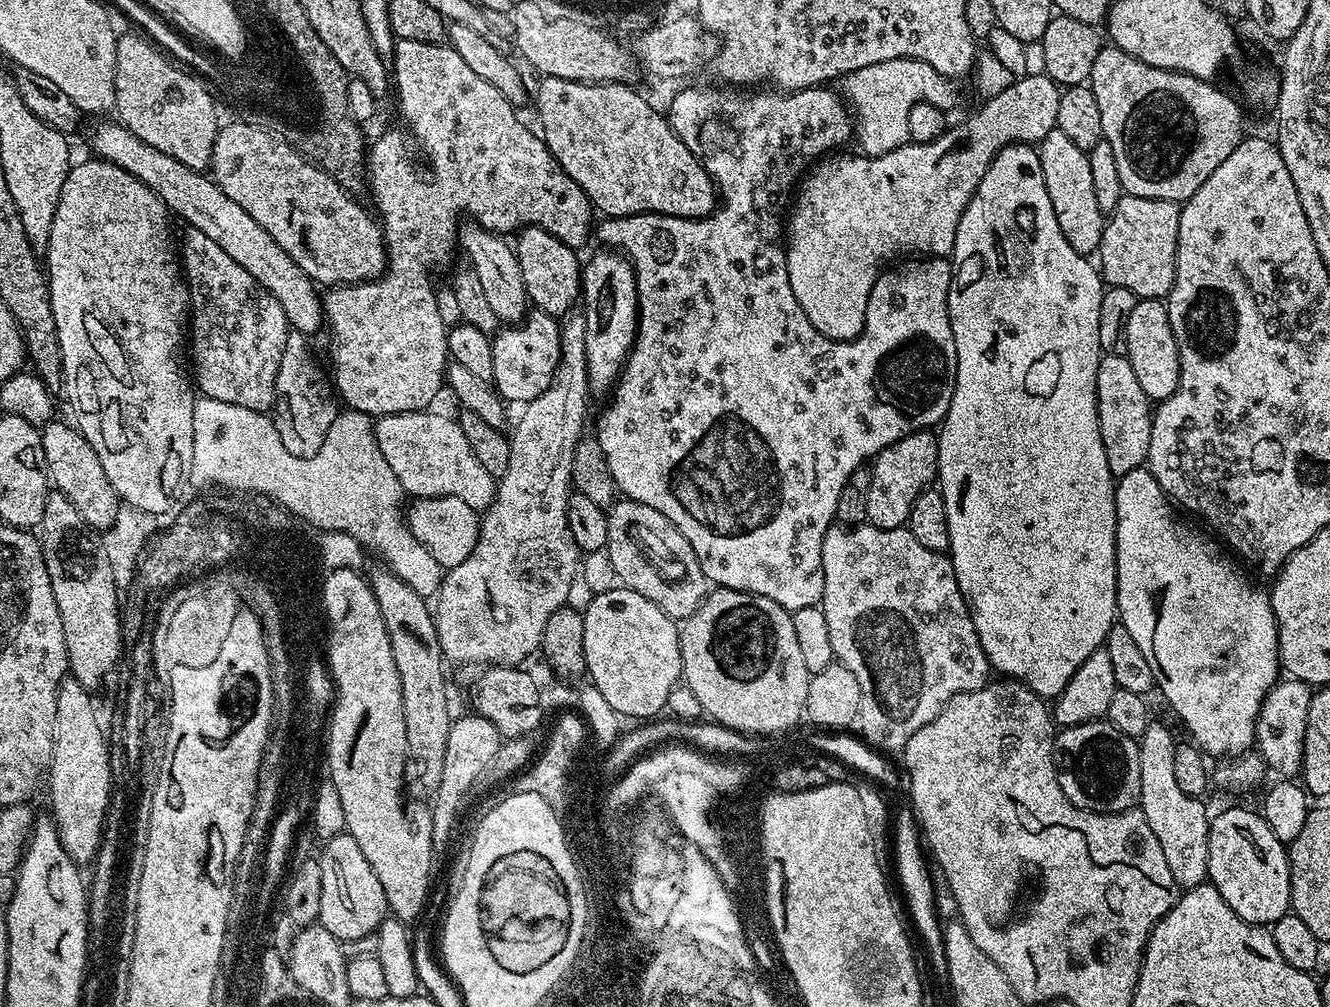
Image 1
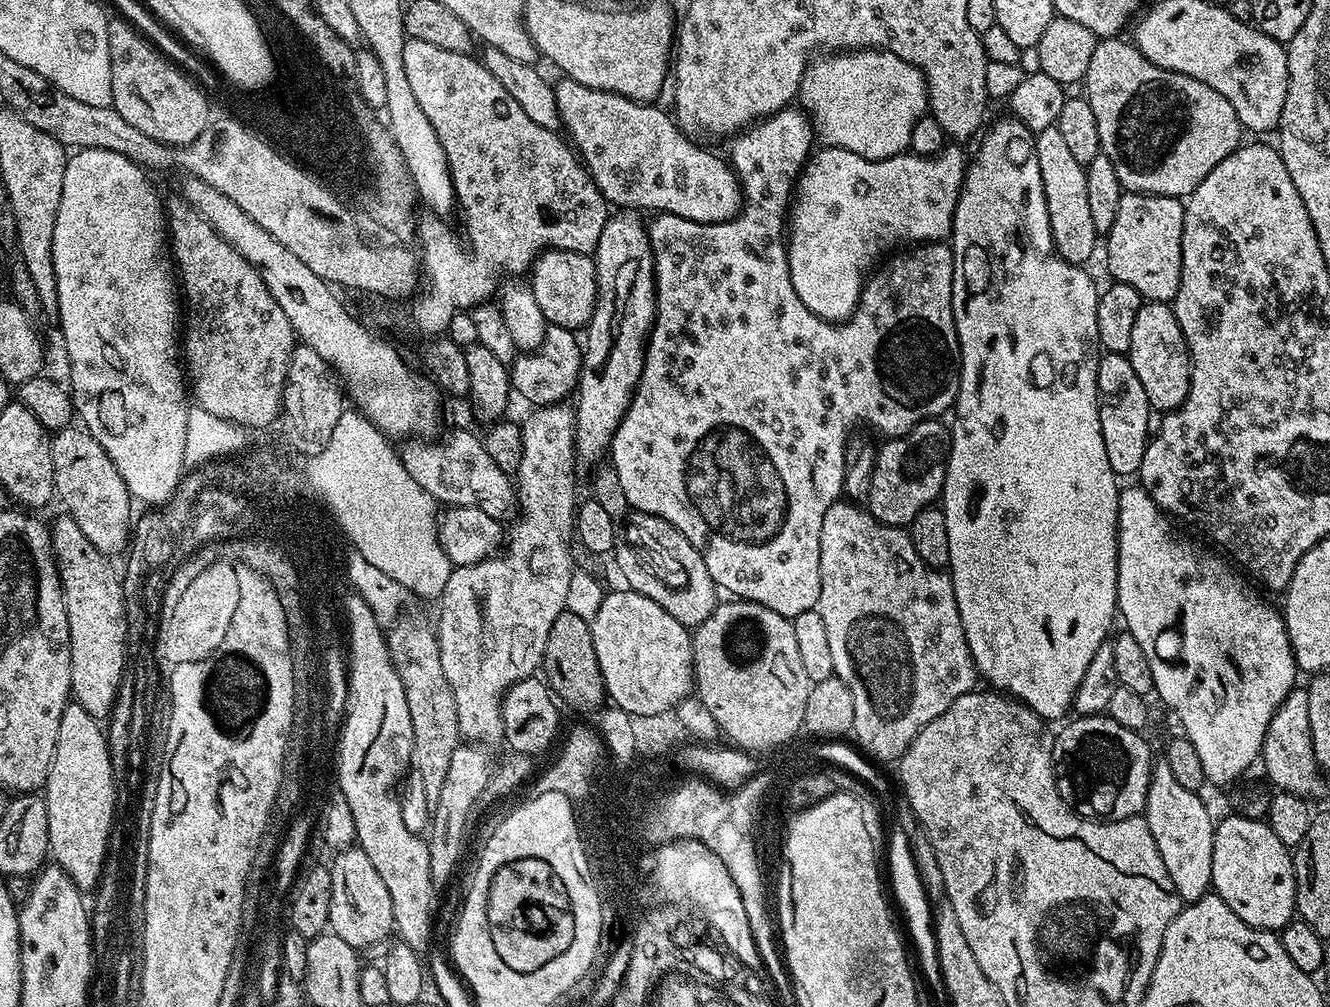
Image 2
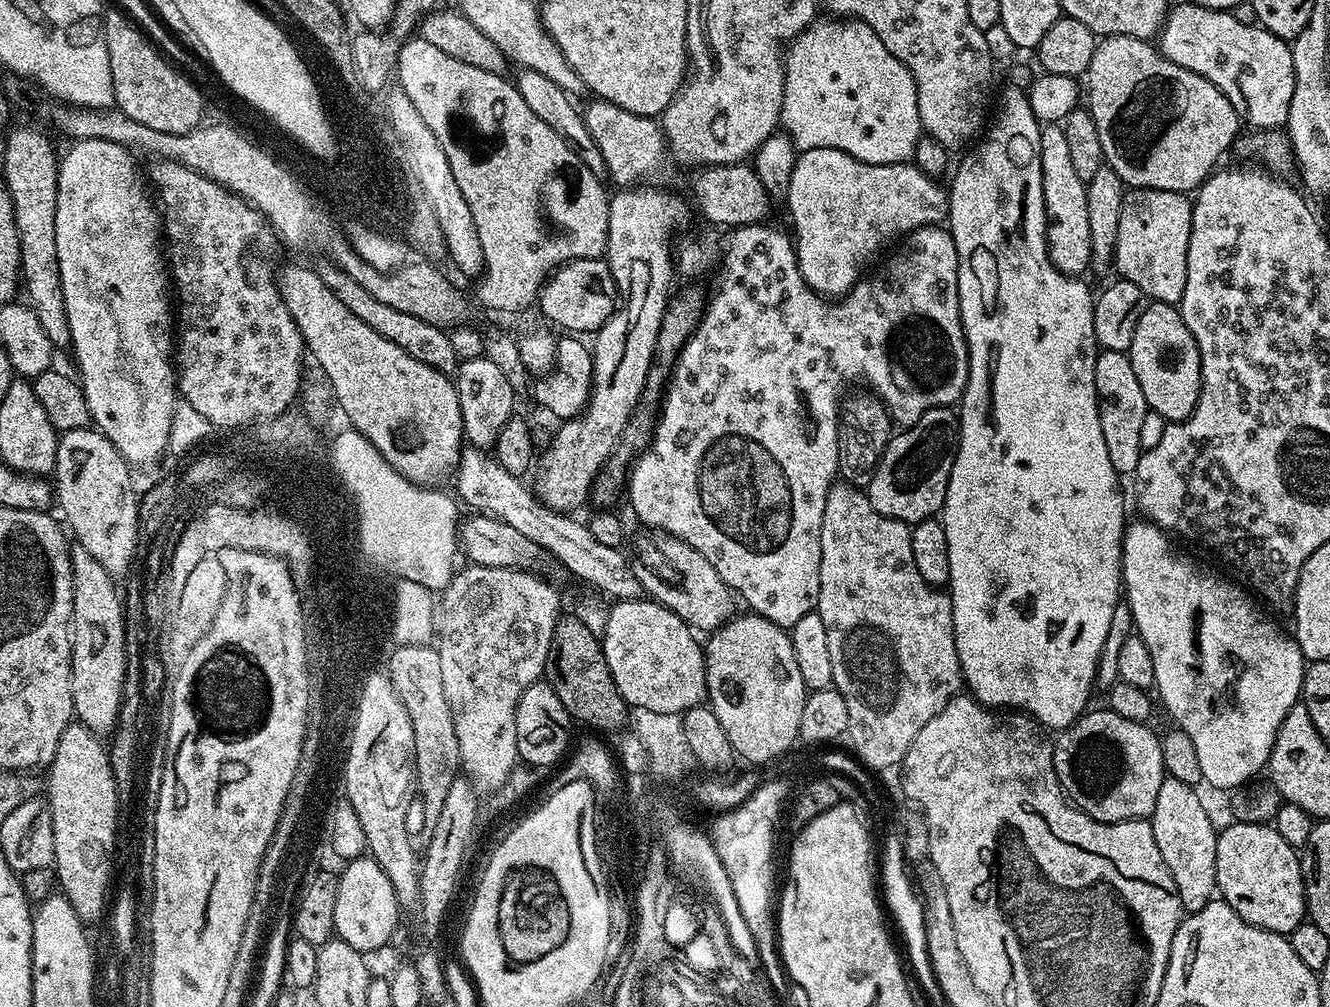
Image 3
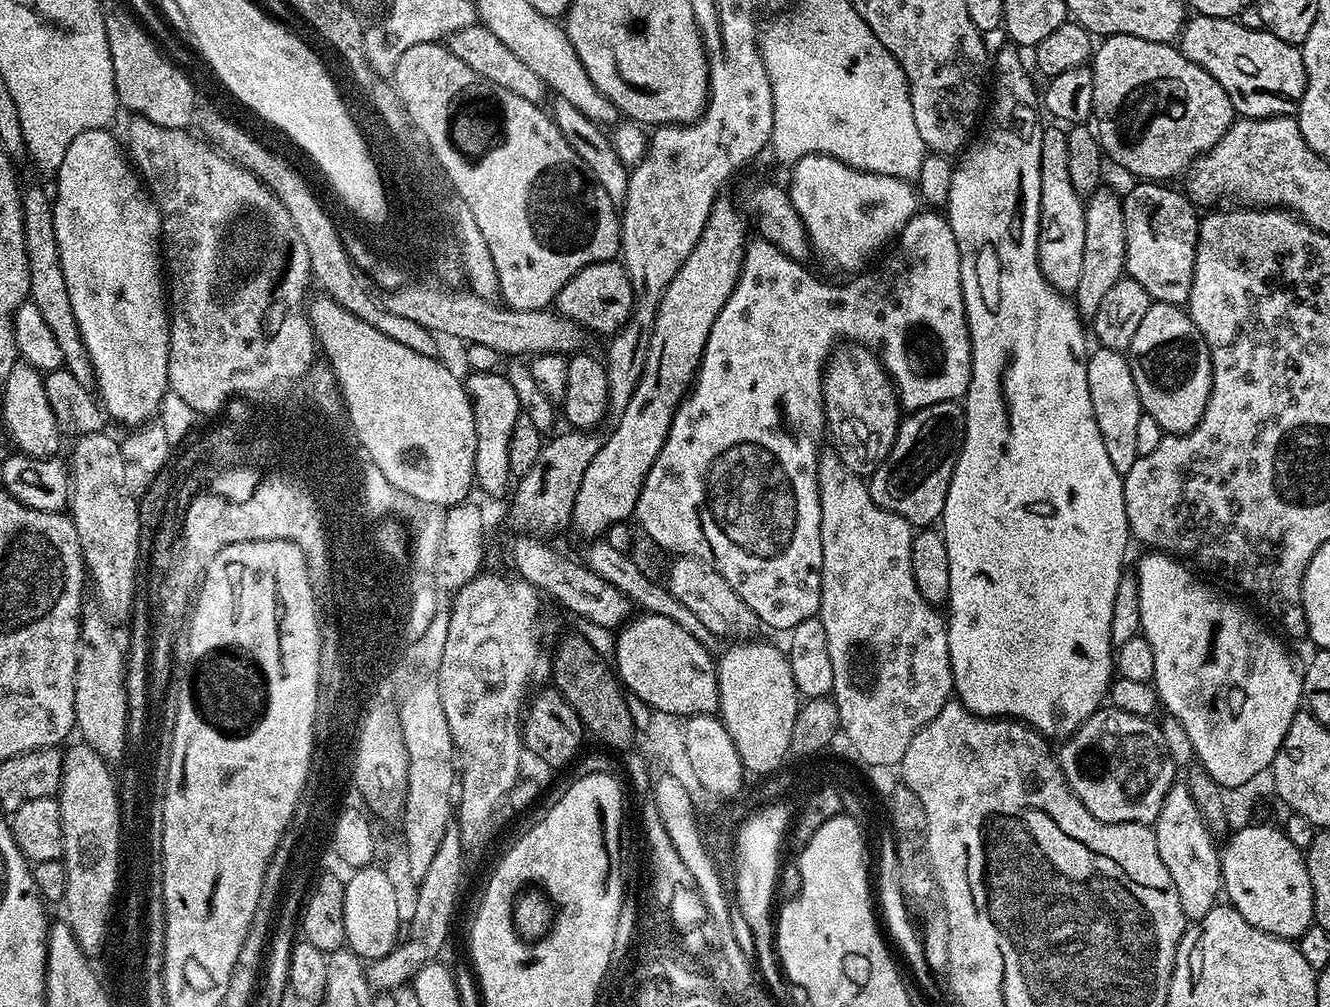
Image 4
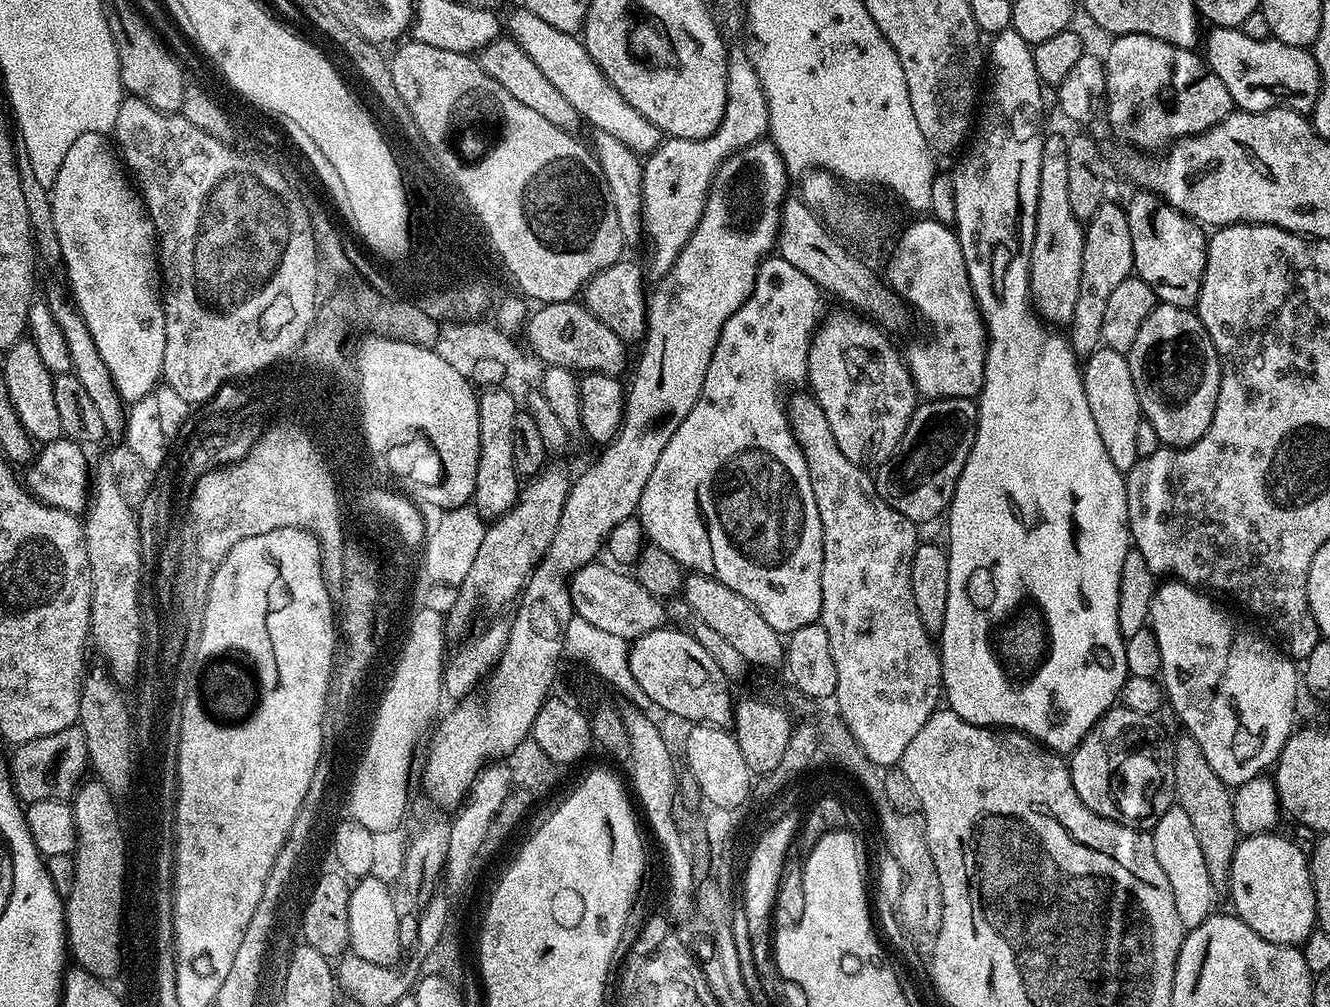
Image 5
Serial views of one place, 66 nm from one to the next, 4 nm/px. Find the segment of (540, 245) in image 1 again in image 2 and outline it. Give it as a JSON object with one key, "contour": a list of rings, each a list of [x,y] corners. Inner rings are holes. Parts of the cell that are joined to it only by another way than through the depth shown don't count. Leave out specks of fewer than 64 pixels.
{"contour":[[[549,248],[533,260],[530,283],[534,302],[538,302],[538,310],[542,310],[548,324],[573,330],[587,325],[596,305],[596,261],[591,255]]]}

